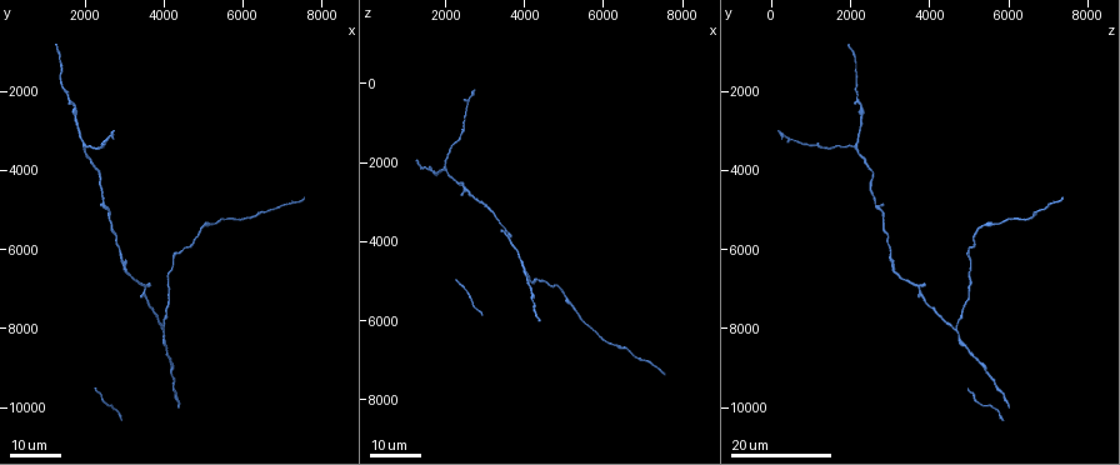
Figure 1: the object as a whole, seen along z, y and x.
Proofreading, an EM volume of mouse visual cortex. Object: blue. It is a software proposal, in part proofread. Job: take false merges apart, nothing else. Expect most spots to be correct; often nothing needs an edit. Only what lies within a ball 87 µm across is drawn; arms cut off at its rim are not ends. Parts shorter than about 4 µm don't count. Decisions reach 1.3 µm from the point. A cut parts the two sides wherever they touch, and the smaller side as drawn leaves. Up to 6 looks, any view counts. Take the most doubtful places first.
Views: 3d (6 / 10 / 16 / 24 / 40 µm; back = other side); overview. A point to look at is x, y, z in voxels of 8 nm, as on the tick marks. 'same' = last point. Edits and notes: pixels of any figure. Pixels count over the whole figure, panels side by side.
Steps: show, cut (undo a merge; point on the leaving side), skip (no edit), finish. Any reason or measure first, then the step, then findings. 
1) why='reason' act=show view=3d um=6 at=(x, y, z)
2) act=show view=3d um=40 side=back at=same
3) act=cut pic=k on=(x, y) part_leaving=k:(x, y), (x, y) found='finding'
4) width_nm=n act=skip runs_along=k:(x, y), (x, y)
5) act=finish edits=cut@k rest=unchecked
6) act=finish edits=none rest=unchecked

why='three-way junction' act=show view=3d um=24 at=(3950, 8000, 4650)

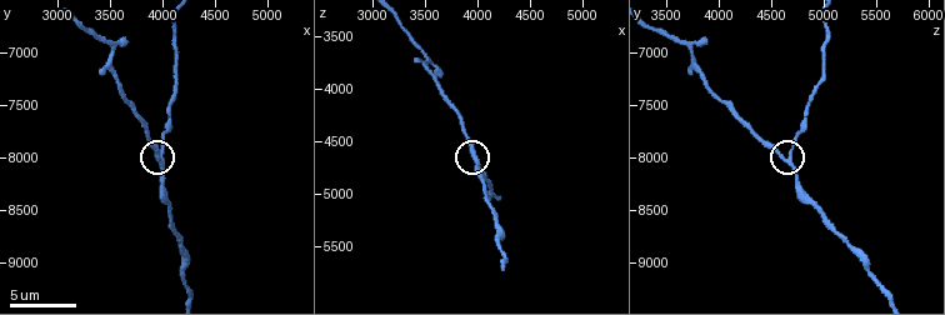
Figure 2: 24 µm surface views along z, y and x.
why='zoom in' act=show view=3d um=6 at=(4000, 8060, 4660)

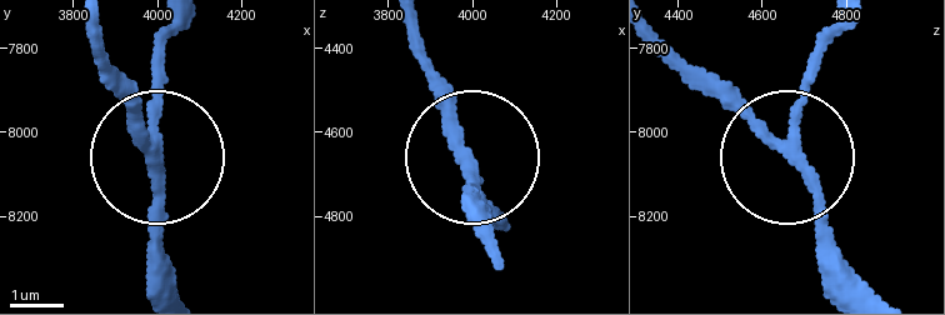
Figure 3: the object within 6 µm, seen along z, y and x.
side_arm_um=41 act=skip runs_along=3:(405, 30), (469, 151), (473, 191) found='one neuron here'

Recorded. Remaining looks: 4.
why='three-way junction' act=show view=3d um=16 at=(2050, 3400, 2150)

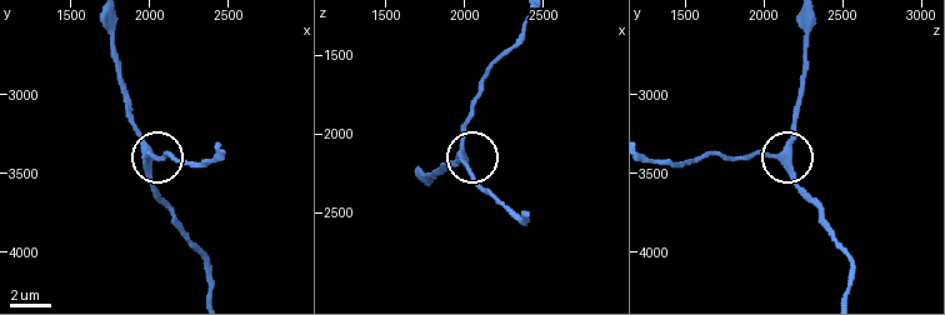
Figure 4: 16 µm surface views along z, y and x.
act=show view=3d um=10 at=(1980, 3380, 2100)

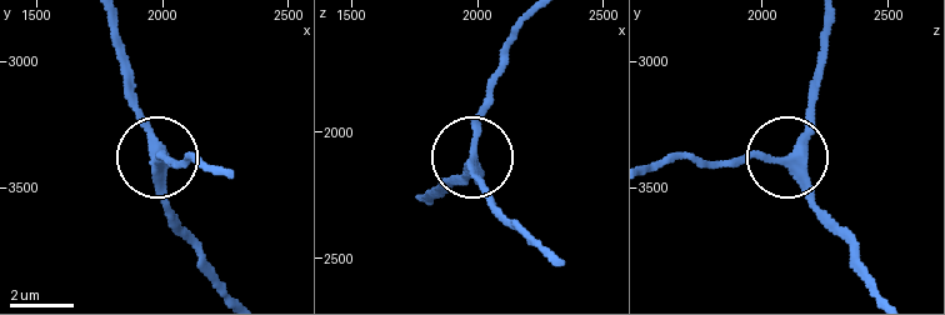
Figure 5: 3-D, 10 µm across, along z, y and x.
arms=3 act=skip runs_along=5:(880, 289), (848, 233), (791, 168), (775, 160), (705, 160) found='all the same neuron'

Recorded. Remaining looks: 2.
why='calibre changes' act=show view=3d um=24 at=(1750, 2350, 2300)

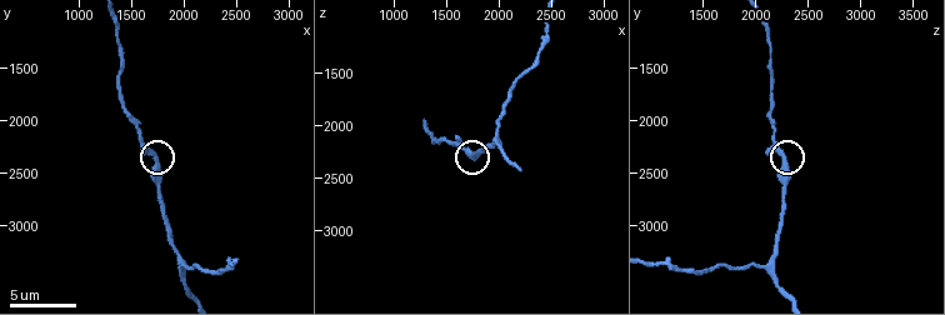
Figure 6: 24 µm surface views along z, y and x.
act=show view=3d um=10 at=(1740, 2340, 2260)

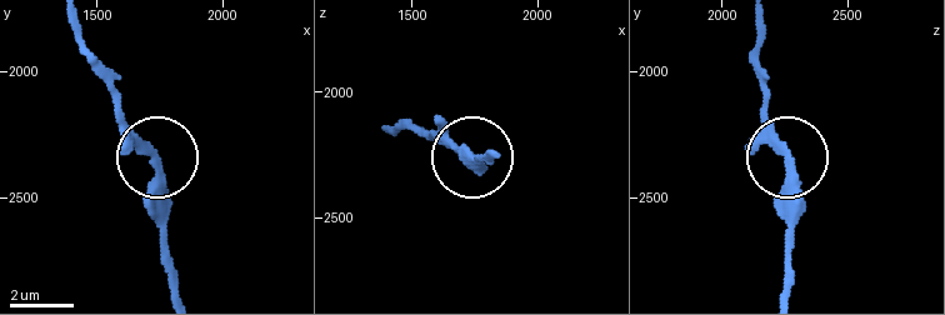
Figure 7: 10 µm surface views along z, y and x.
act=skip found='all the same neuron'

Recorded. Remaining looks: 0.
act=finish edits=none rest=unchecked

